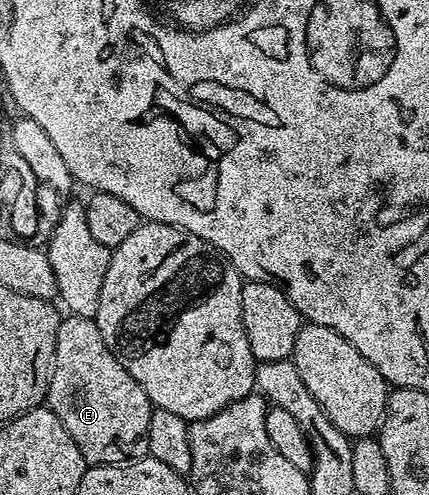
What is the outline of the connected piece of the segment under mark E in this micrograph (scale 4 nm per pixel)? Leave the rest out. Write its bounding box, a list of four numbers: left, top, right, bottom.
[45,315,152,465]

